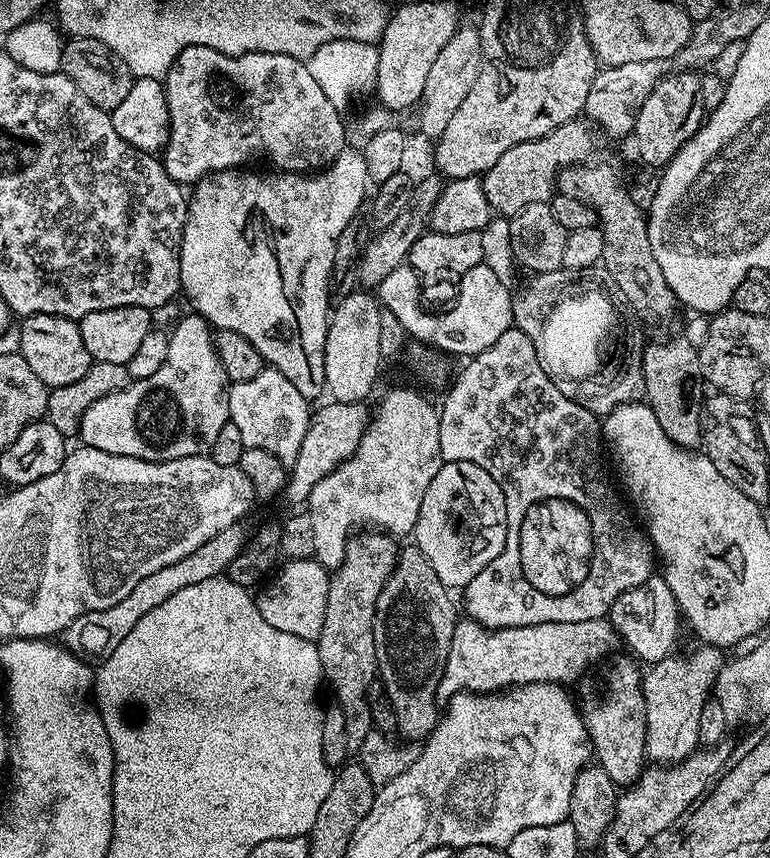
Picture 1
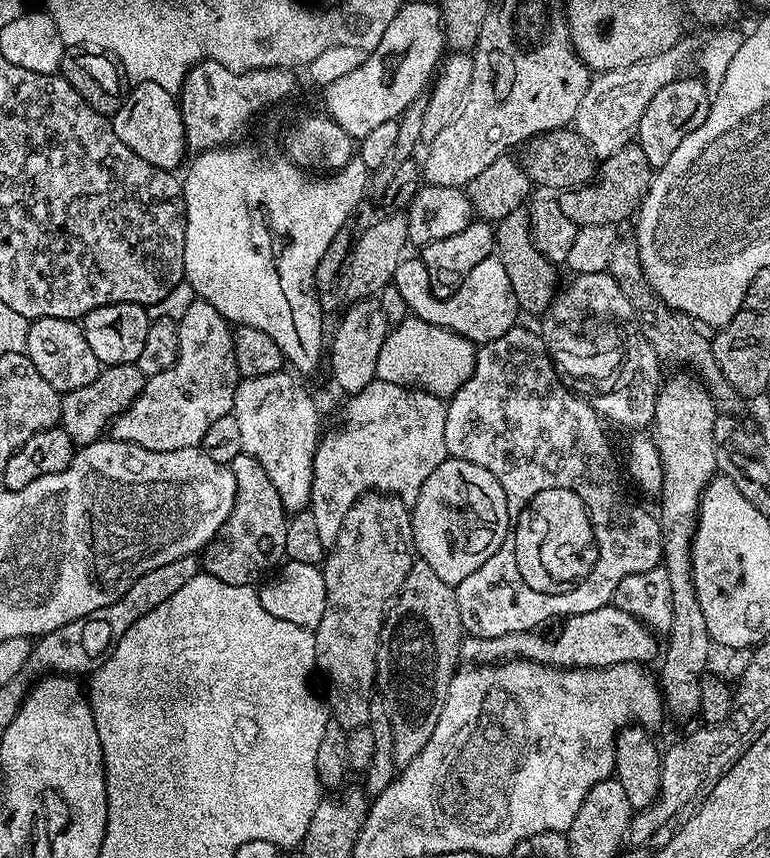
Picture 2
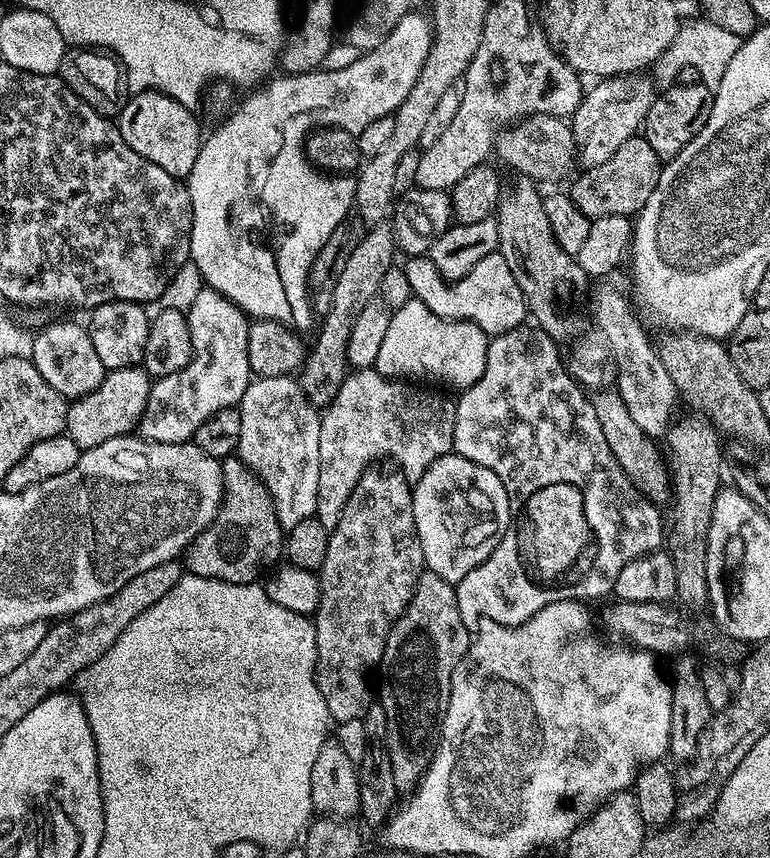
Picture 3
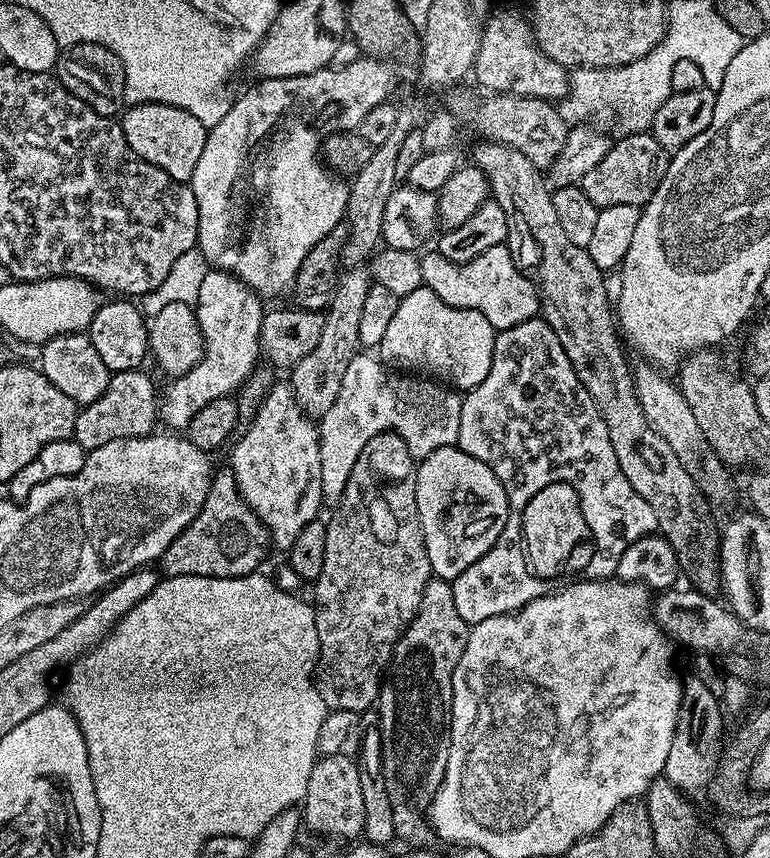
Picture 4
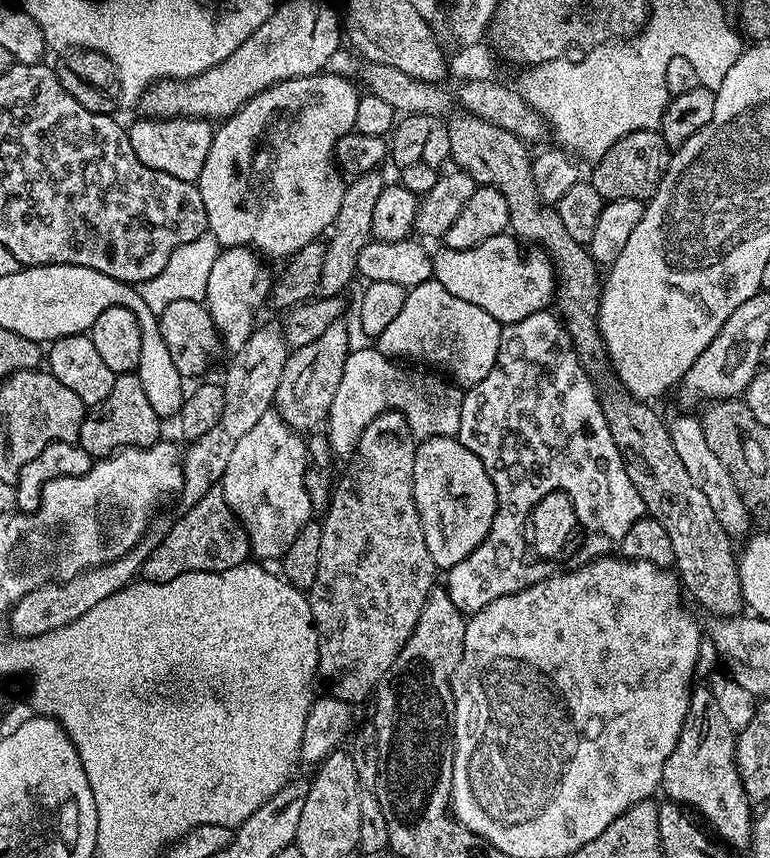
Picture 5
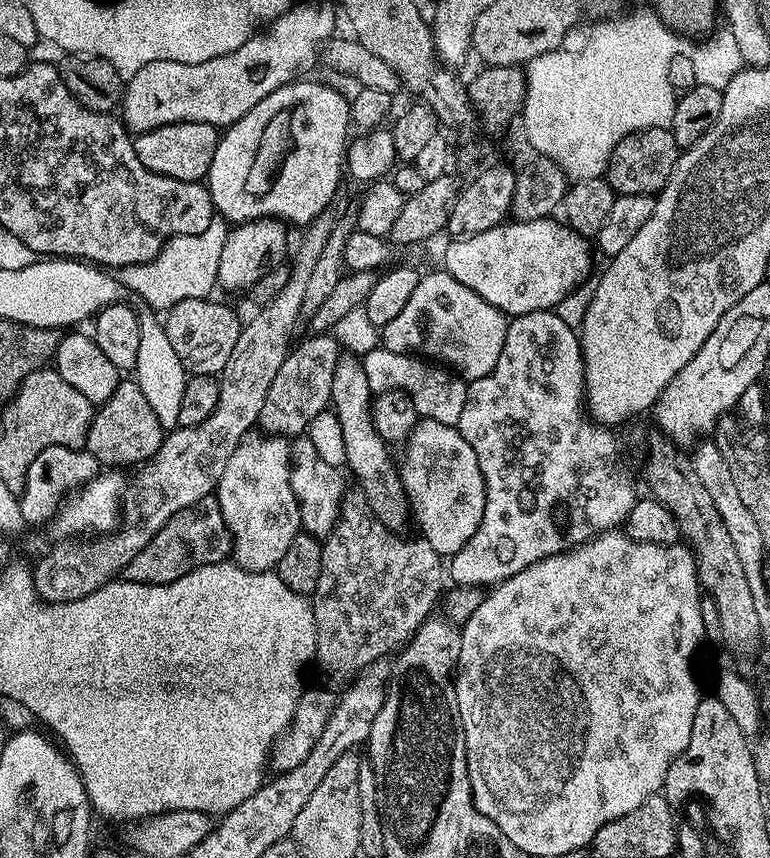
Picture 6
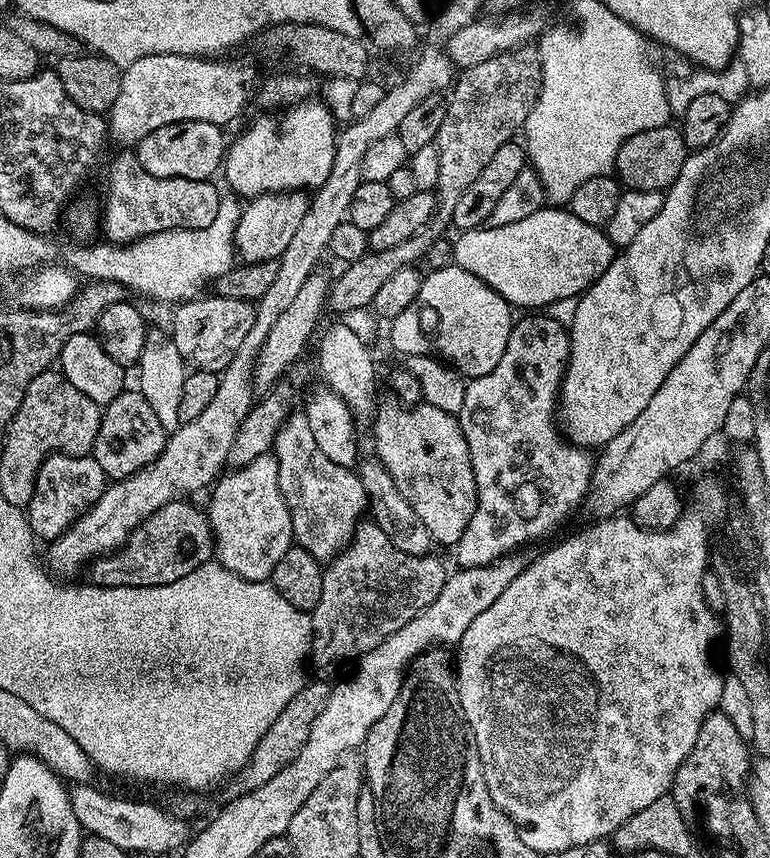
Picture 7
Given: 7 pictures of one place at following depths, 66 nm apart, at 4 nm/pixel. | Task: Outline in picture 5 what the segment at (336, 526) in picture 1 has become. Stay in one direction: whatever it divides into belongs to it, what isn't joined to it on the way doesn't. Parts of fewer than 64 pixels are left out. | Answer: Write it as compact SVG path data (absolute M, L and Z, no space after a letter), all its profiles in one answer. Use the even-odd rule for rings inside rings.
M379 347L356 348L349 351L346 366L342 366L342 382L338 382L338 390L334 393L334 402L330 402L328 419L326 421L326 435L328 445L337 457L351 457L357 451L357 441L363 431L374 418L383 412L394 410L401 412L409 423L409 430L417 441L429 440L431 436L456 436L462 422L462 402L464 392L451 379L443 375L431 376L428 372L415 372L415 367L399 368L395 359L384 355Z

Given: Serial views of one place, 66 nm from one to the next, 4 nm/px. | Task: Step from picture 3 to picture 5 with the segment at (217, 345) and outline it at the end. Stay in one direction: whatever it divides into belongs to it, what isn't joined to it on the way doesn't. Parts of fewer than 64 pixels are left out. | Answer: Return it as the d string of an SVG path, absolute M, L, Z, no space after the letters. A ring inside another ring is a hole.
M251 247L225 248L217 254L206 285L206 307L214 326L220 332L225 349L235 354L246 346L253 329L257 327L256 311L269 299L273 277L264 269L265 261Z

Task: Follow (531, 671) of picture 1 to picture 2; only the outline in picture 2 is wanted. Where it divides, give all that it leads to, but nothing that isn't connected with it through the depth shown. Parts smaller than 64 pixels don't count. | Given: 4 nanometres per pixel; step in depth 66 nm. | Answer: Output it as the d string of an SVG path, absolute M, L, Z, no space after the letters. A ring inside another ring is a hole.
M610 602L603 604L598 610L567 617L561 624L564 625L557 630L556 636L549 640L543 640L539 636L541 633L536 630L515 632L489 640L468 638L460 646L460 654L465 661L475 662L477 665L519 658L554 668L609 668L615 664L644 666L649 663L647 660L656 660L662 652L661 645L656 645L657 637L653 629L638 618L626 614L626 610L618 610Z

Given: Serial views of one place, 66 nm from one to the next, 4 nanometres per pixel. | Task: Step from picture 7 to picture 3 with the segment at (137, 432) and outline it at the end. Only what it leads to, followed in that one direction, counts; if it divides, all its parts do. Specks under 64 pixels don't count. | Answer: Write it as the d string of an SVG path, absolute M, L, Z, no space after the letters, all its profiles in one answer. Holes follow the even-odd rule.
M126 366L105 371L102 386L90 394L77 396L68 405L66 434L80 449L102 446L110 438L129 435L139 425L150 398L153 377L142 366Z

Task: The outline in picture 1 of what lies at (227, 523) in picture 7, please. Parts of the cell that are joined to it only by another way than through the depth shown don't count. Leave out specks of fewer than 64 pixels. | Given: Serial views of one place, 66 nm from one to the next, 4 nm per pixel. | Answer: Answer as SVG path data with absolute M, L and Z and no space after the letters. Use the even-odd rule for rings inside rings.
M265 366L258 374L254 374L254 378L229 387L228 419L234 426L238 426L238 430L242 430L242 442L245 448L261 448L274 454L274 458L278 458L281 465L290 466L298 458L302 438L306 438L310 419L310 401L302 398L302 394L298 394L298 390L290 382L290 378L286 378L286 374L282 374L277 368Z

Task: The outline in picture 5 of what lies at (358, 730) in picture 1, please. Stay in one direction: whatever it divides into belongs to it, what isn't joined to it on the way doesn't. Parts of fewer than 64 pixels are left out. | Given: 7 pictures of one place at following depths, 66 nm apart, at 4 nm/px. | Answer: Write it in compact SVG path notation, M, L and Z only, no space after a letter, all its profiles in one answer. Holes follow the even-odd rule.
M390 410L374 418L374 421L366 426L366 430L357 441L357 451L350 463L355 462L347 468L337 484L335 481L323 513L323 515L325 514L324 520L322 519L320 524L322 559L318 562L318 578L314 578L312 587L306 592L318 634L318 676L321 681L324 679L324 684L328 687L325 688L327 695L353 706L359 706L367 696L369 699L375 693L376 686L386 674L386 670L390 670L390 666L394 666L394 658L398 658L402 646L406 646L410 634L414 634L414 626L418 626L422 606L426 606L426 598L438 584L438 580L436 580L438 569L434 558L430 558L430 550L426 550L426 534L422 530L417 504L413 498L413 468L417 447L415 437L409 430L409 423L406 422L405 416L401 412Z

